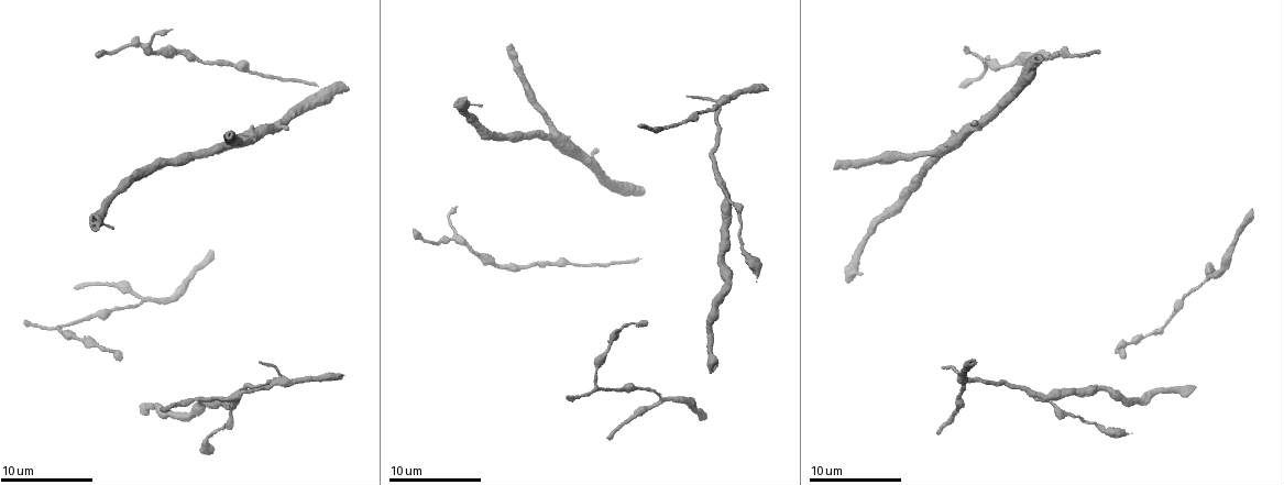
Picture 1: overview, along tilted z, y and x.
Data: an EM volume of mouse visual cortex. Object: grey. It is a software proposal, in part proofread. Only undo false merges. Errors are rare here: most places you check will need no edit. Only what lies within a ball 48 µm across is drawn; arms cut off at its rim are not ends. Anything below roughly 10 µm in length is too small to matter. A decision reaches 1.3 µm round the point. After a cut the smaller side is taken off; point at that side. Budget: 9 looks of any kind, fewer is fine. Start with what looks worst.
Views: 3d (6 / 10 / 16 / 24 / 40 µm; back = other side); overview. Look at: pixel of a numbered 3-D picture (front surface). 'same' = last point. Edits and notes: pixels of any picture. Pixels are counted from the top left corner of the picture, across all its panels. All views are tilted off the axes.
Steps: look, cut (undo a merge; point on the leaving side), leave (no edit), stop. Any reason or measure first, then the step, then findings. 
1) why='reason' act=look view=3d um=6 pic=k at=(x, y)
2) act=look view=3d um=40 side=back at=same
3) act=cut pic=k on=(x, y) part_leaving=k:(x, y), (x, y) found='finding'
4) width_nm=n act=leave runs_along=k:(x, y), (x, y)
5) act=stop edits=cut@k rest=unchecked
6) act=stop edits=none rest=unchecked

act=look view=3d um=16 pic=1 at=(553, 138)

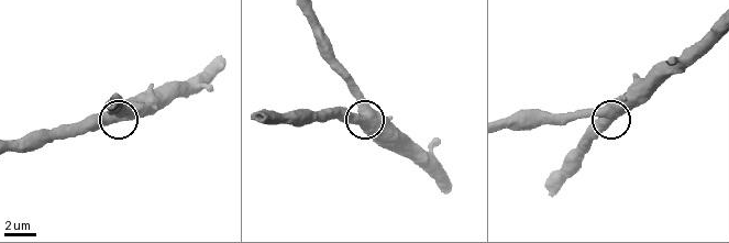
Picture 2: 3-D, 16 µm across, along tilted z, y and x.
act=leave found='continuous, no second cell'

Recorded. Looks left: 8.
why='narrows sharply' act=look view=3d um=10 pic=1 at=(299, 115)

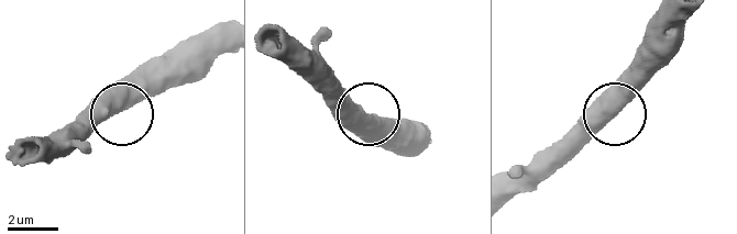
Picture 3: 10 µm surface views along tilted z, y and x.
act=look view=3d um=10 side=back pic=3 at=(608, 107)

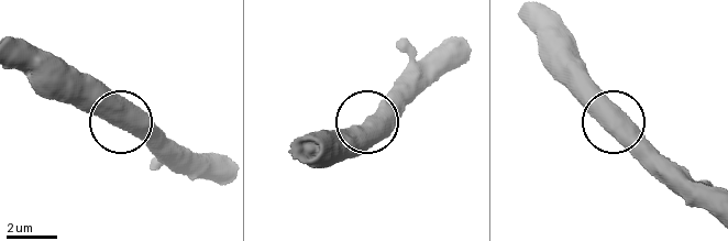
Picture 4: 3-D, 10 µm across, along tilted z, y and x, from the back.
act=leave found='continuous, no second cell'

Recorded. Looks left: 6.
why='narrows sharply' act=look view=3d um=10 pic=1 at=(606, 348)

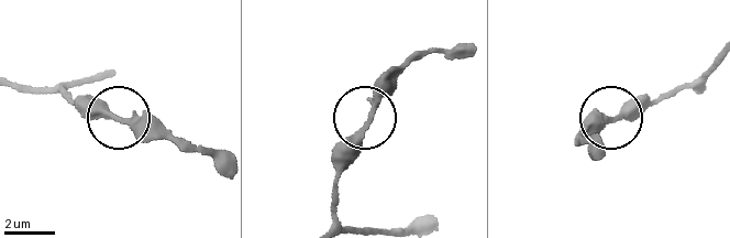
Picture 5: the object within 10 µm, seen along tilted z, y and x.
width_nm=240 act=leave runs_along=5:(714, 62), (689, 86), (629, 100), (616, 116), (578, 127) found='continuous, no second cell'

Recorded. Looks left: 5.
why='calibre changes' act=look view=3d um=10 pic=1 at=(90, 316)

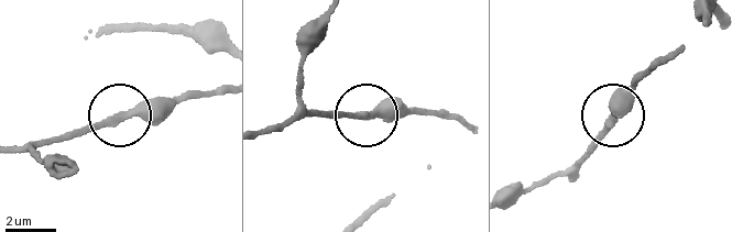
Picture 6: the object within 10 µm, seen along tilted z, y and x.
act=look view=3d um=6 pic=6 at=(367, 113)

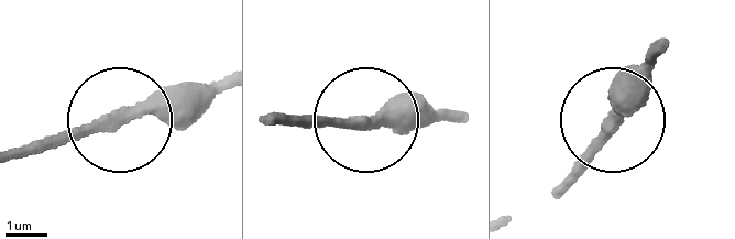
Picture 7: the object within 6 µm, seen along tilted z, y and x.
width_nm=320 act=leave runs_along=7:(217, 80), (168, 87), (32, 143) found='one cell here'

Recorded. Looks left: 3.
act=stop edits=none rest=unchecked

